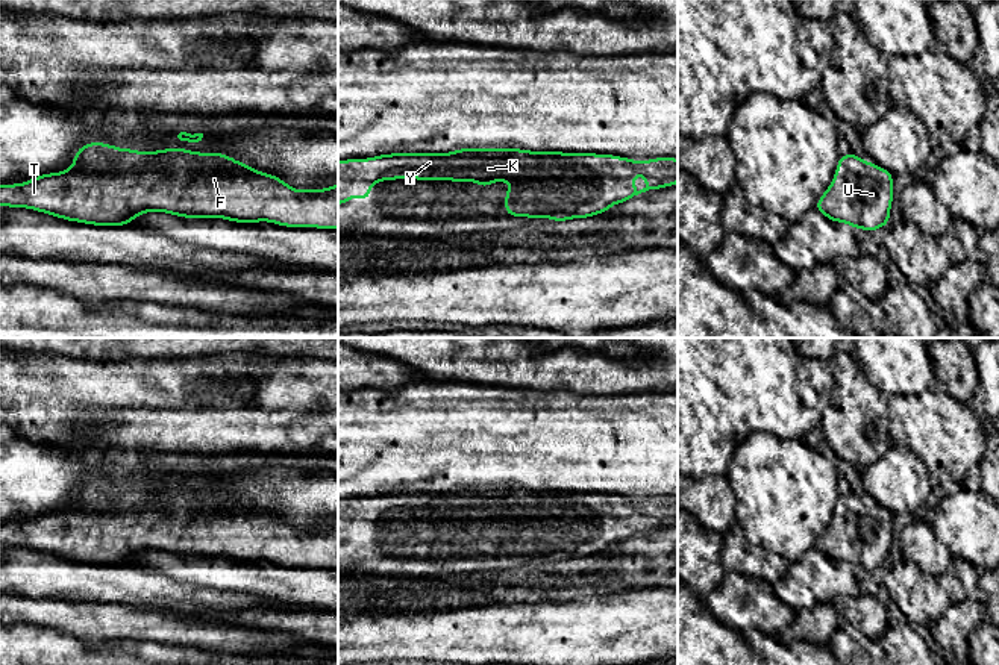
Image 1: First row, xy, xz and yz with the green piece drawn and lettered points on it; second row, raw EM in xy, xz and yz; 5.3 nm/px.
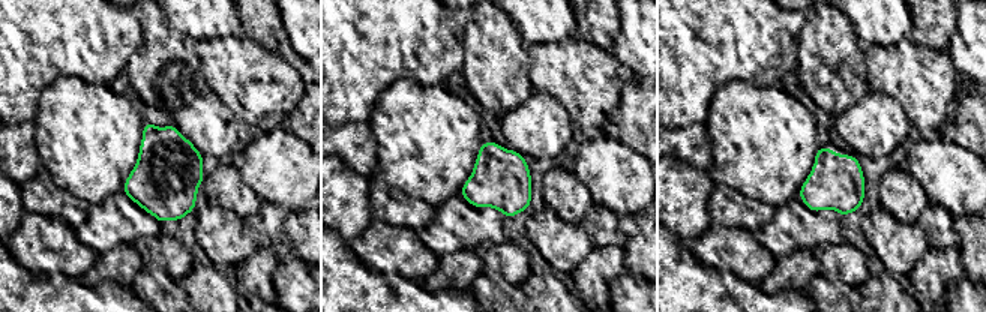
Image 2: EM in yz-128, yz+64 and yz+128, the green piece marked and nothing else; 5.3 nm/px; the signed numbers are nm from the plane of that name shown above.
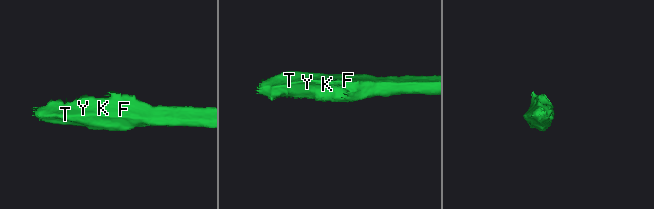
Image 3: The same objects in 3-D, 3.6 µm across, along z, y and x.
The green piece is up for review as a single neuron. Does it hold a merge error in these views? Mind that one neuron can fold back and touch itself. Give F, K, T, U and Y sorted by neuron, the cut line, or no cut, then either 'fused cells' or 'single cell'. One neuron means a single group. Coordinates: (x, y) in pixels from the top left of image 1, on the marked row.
groups F K T U Y; cut none; single cell

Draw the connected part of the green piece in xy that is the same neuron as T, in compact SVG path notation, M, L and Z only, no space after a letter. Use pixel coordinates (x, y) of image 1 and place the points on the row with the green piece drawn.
M105 142L82 145L65 171L41 174L24 183L0 185L0 206L33 209L94 226L124 226L146 212L167 212L185 218L338 229L338 185L293 189L274 174L253 170L223 153L183 148L138 151Z

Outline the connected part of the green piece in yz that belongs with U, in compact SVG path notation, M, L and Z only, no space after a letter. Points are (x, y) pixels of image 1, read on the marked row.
M852 151L840 156L834 180L816 209L831 221L875 232L888 226L891 203L893 174Z

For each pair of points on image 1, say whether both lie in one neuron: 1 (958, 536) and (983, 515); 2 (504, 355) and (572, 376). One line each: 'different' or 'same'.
1: same
2: same

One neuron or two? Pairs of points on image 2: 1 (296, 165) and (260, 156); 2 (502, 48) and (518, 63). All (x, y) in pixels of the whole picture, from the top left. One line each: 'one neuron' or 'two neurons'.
1: one neuron
2: one neuron

